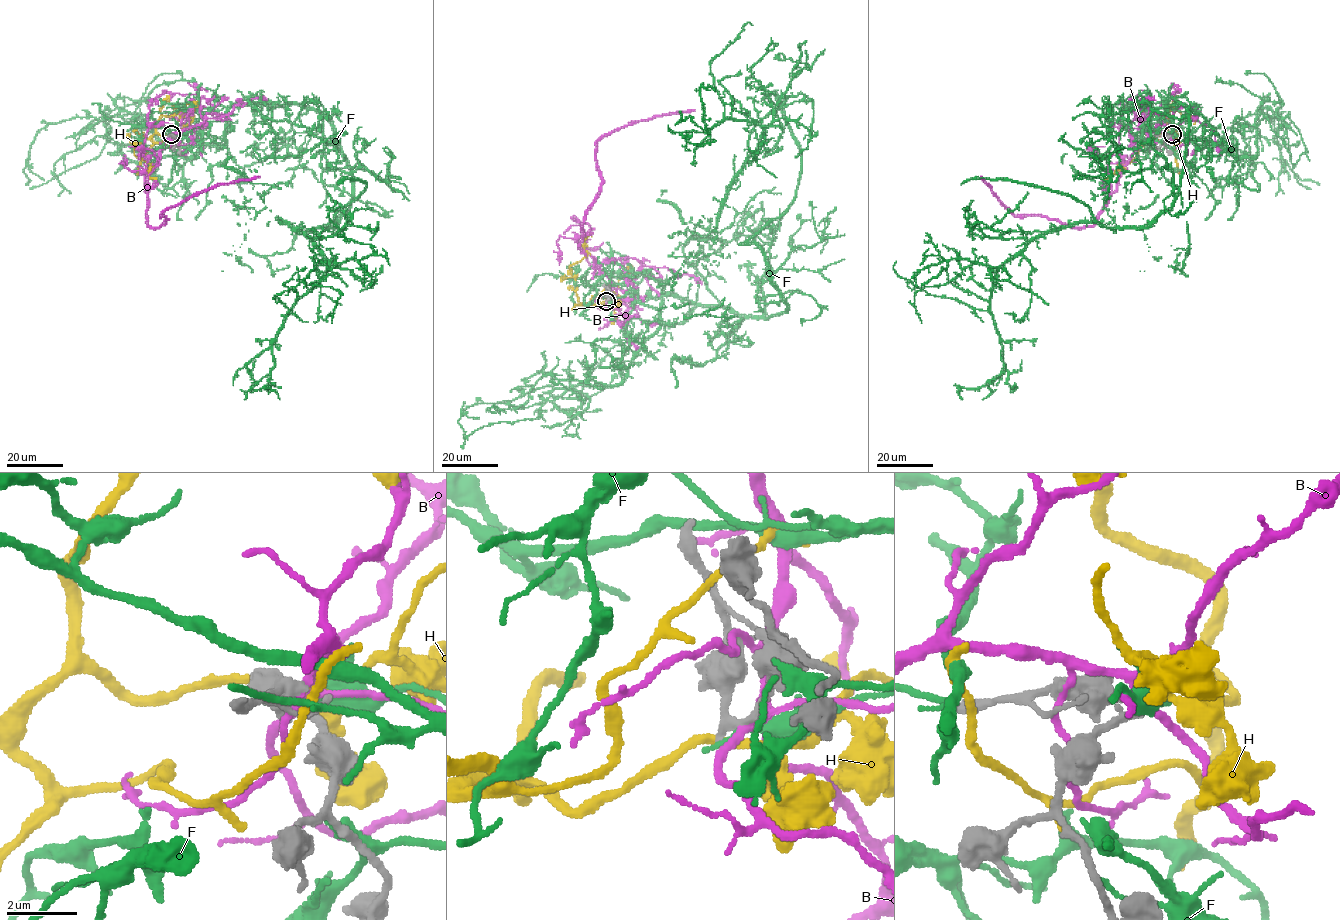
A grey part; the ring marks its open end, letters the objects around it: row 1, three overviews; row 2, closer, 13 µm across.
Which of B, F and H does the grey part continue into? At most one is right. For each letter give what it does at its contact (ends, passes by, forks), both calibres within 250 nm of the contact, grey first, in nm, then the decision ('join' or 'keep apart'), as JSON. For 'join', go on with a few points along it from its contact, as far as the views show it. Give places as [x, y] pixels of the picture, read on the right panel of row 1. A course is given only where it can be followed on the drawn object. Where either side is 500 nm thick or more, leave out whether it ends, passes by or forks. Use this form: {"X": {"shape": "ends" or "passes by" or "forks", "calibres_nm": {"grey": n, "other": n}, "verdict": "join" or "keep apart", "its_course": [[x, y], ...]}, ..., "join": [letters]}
{"B": {"shape": "forks", "calibres_nm": {"grey": 240, "other": 240}, "verdict": "keep apart"}, "F": {"shape": "ends", "calibres_nm": {"grey": 240, "other": 180}, "verdict": "keep apart"}, "H": {"shape": "passes by", "calibres_nm": {"grey": 200, "other": 240}, "verdict": "keep apart"}, "join": []}

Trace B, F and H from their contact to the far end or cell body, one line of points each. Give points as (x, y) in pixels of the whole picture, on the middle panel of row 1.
B: (608, 299), (610, 280), (580, 248), (585, 213), (602, 184), (596, 143), (635, 121), (695, 110)
F: (607, 300), (786, 310), (755, 243), (716, 243), (762, 128), (727, 118), (707, 132), (699, 86), (714, 91)
H: (607, 301), (595, 306), (579, 302), (569, 267), (587, 254), (583, 250), (584, 240), (592, 235)

